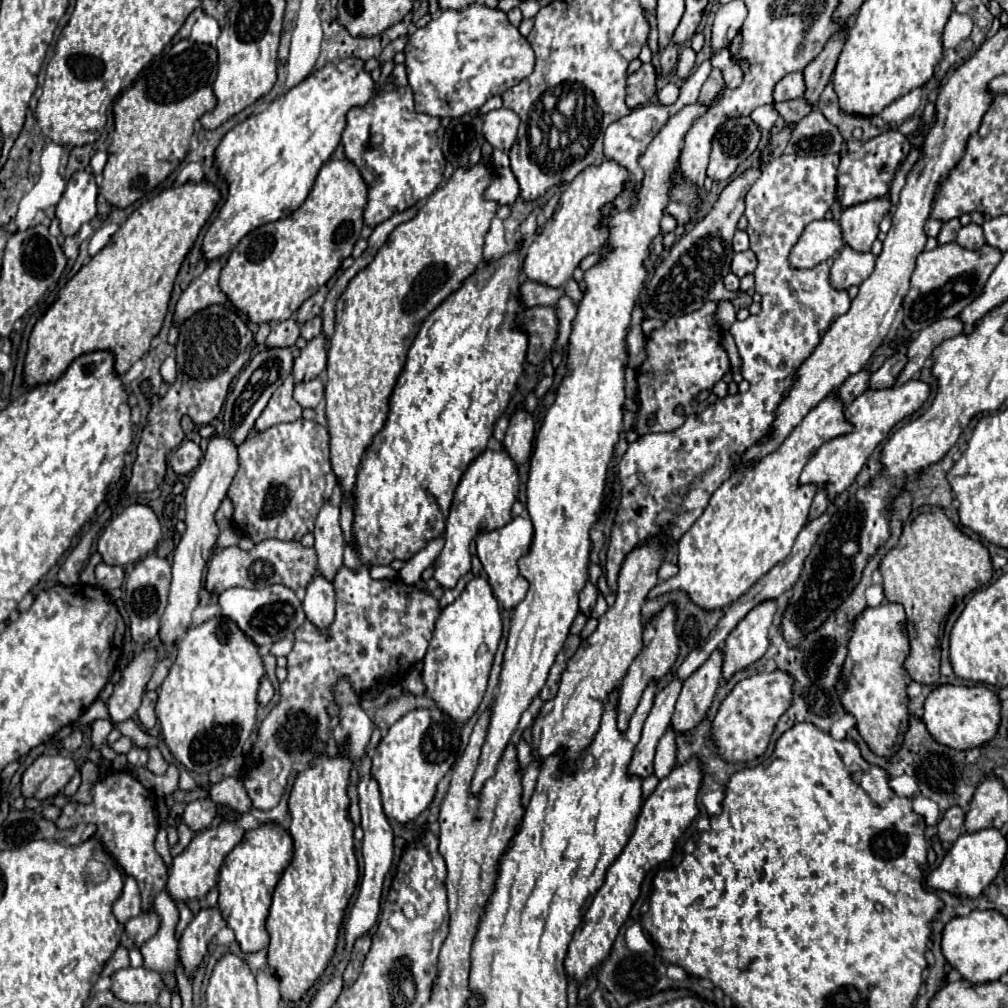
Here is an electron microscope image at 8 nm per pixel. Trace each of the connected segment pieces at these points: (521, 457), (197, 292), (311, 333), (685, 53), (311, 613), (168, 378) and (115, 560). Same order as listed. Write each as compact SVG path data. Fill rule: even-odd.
M516 410L514 416L510 418L510 426L502 442L516 464L522 464L530 458L534 432L536 432L536 426L534 426L532 414L526 410Z
M218 260L208 262L206 270L184 290L184 294L180 296L180 300L176 304L172 326L184 324L186 318L190 318L198 310L204 310L212 304L226 302L226 296L220 292L220 286L218 286L220 270L222 270L222 266L218 264Z
M316 316L316 318L312 318L312 320L308 320L308 322L302 324L302 336L306 340L316 338L320 332L322 332L322 318L320 316Z
M684 46L680 53L677 62L676 74L681 79L686 79L692 72L696 60L696 53L690 46Z
M320 572L306 586L302 606L306 618L320 630L326 630L334 622L334 588L332 582L328 582Z
M168 356L168 358L164 360L160 372L162 372L162 380L164 380L164 382L172 384L172 382L176 380L176 360L174 356Z
M132 504L104 528L104 532L98 540L98 554L110 566L134 564L136 560L144 558L148 552L152 552L156 548L160 536L162 536L162 530L160 530L160 522L156 518L156 514L144 504Z

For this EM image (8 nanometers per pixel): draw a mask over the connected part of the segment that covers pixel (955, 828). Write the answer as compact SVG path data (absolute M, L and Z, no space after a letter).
M952 806L944 818L938 822L938 838L940 842L952 844L960 834L962 834L962 824L964 824L964 812L960 806Z

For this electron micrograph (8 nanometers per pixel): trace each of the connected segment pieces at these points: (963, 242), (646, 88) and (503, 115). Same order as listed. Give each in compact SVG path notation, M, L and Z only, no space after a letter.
M974 222L962 226L962 230L958 232L956 242L958 242L960 246L968 248L968 250L976 250L976 248L980 248L980 246L986 242L986 240L984 240L982 226L980 226L980 224L974 224Z
M642 64L638 72L626 80L626 104L630 108L644 106L656 94L656 70L652 64Z
M492 110L484 116L484 136L486 140L504 152L512 148L516 142L516 132L520 126L520 118L512 110Z

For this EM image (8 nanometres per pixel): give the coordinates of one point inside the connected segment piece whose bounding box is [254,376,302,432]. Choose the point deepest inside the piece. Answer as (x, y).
(282, 407)

